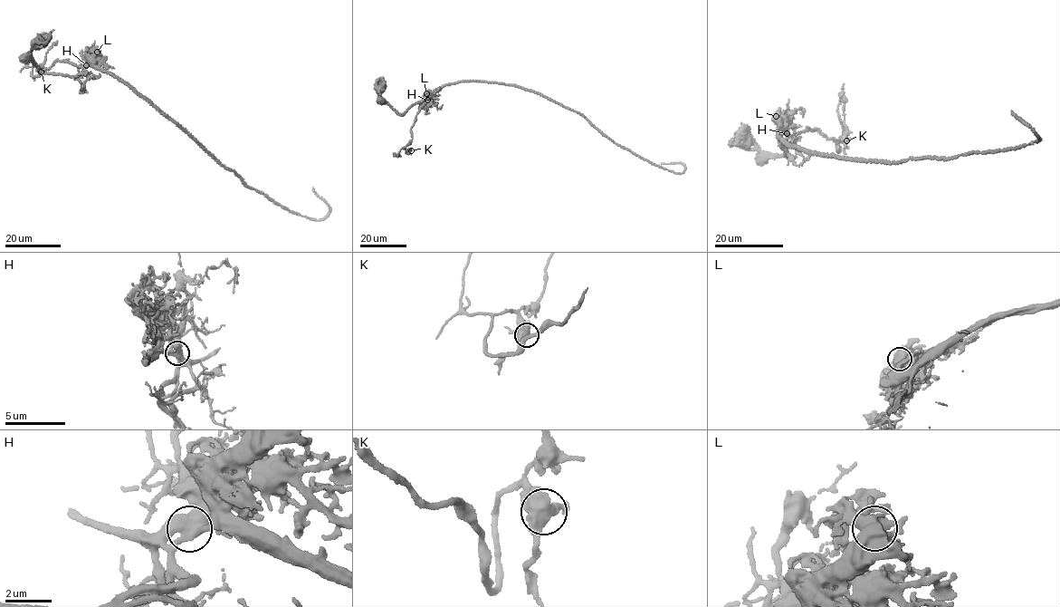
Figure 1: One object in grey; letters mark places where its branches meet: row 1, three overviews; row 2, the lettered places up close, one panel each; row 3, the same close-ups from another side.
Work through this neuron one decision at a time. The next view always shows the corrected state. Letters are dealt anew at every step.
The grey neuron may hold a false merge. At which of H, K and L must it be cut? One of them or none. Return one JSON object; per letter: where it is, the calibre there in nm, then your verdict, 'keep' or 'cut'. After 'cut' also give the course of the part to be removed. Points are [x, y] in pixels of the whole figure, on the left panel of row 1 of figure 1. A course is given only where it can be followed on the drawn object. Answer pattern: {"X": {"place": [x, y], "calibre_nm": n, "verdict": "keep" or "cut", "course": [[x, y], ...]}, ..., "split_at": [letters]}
{"H": {"place": [86, 65], "calibre_nm": 500, "verdict": "cut", "course": [[86, 65], [57, 60], [49, 69], [32, 76], [33, 68], [26, 66], [26, 56], [40, 36], [53, 30]]}, "K": {"place": [41, 72], "calibre_nm": 500, "verdict": "keep"}, "L": {"place": [97, 52], "calibre_nm": 500, "verdict": "keep"}, "split_at": ["H"]}

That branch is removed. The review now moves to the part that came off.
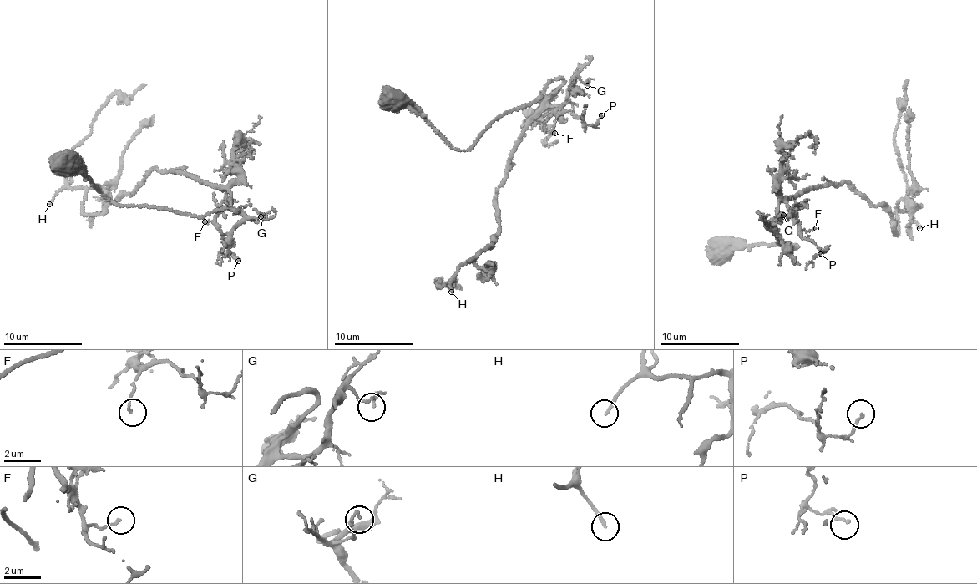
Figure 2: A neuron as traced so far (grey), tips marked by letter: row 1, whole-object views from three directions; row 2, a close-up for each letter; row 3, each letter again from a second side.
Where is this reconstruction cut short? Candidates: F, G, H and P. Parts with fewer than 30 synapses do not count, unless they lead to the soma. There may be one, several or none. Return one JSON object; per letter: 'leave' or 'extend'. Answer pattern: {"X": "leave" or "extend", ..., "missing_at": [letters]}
{"F": "leave", "G": "leave", "H": "extend", "P": "leave", "missing_at": ["H"]}

